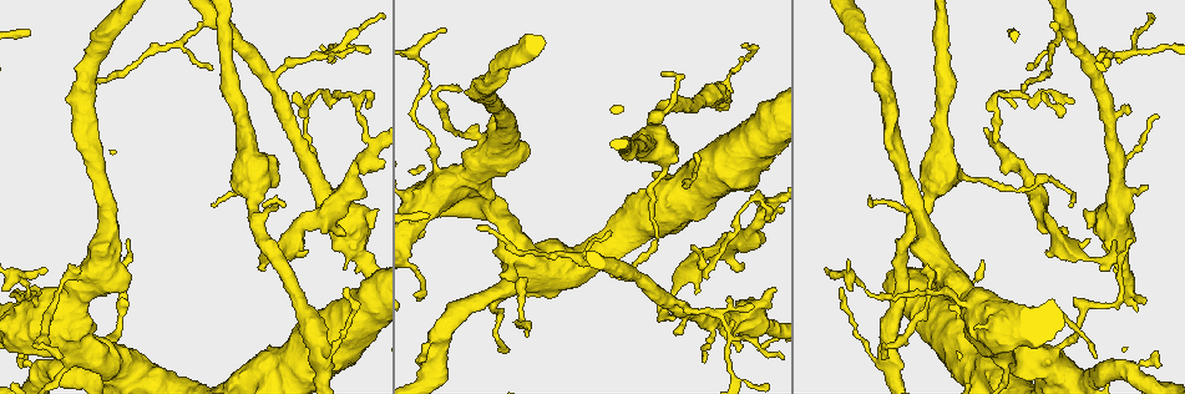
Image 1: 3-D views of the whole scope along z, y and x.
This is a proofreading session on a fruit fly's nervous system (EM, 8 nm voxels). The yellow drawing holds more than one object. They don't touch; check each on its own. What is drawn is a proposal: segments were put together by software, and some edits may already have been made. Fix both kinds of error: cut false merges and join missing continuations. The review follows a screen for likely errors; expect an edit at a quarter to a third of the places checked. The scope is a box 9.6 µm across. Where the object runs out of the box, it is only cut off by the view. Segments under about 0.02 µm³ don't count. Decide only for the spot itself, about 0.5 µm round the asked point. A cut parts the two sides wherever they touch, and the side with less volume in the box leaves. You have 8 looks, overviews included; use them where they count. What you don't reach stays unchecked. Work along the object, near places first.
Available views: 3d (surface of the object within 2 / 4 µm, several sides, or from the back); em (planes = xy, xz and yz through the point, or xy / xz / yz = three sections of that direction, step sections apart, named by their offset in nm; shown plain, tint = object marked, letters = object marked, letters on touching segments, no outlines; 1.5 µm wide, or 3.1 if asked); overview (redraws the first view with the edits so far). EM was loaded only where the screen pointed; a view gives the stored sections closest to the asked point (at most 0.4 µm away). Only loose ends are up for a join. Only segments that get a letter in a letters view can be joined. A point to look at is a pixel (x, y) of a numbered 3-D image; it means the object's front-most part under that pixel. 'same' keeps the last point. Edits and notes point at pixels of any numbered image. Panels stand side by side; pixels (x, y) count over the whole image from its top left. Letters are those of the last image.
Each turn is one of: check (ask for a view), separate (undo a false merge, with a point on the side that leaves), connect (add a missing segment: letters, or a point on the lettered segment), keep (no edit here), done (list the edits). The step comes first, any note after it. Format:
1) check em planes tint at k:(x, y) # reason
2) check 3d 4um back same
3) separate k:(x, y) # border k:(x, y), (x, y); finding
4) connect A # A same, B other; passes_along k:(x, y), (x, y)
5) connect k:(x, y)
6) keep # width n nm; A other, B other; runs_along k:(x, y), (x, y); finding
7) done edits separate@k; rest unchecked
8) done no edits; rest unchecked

check em yz step 4 tint at 1:(609, 275) # long arm stops here

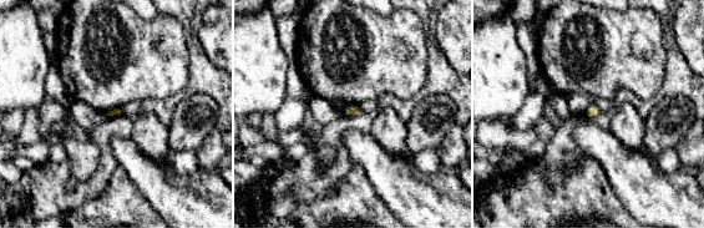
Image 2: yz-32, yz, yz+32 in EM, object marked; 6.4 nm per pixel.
check em planes letters same # another direction

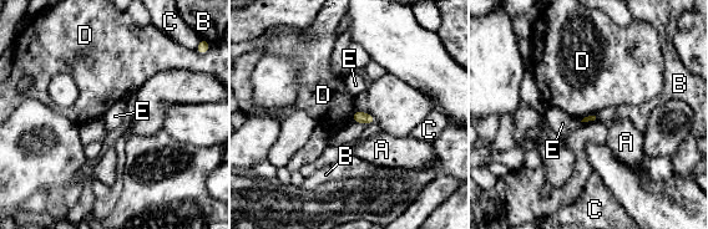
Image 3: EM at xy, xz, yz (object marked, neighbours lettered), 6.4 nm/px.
keep # longest_contact D 100 nm; A other, B other, C other, D other, E other; none of them fits

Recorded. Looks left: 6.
check em yz step 8 tint at 1:(1056, 352) # abrupt turn

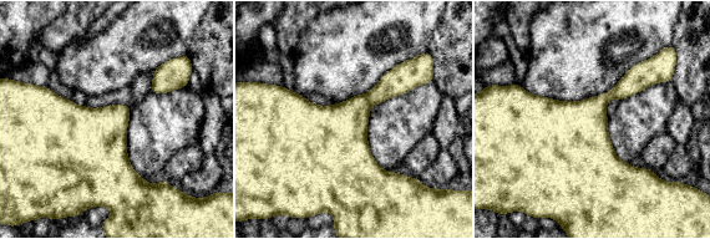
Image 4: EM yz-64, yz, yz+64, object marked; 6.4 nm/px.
check em planes tint same

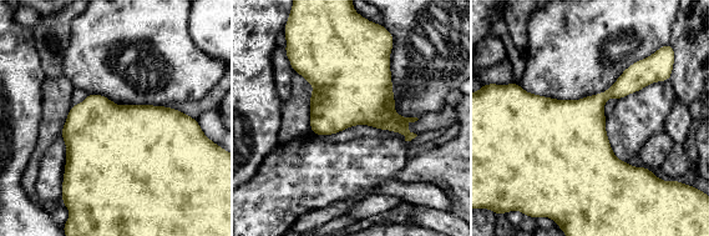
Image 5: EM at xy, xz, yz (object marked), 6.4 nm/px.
check em planes letters same # see the neighbours

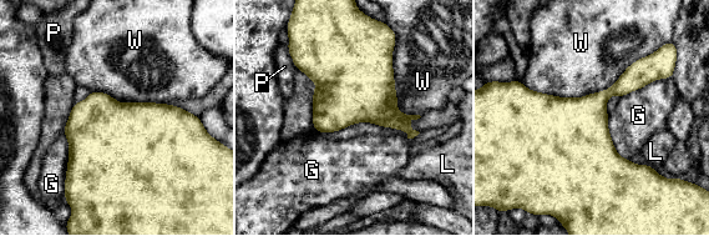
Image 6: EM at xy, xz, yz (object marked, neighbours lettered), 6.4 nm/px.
keep # G other, L other, P other, W other; border 6:(62, 132), (67, 141), (65, 186); continuous, no second neuron

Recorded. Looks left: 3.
check em planes letters at 1:(664, 157) # abrupt turn

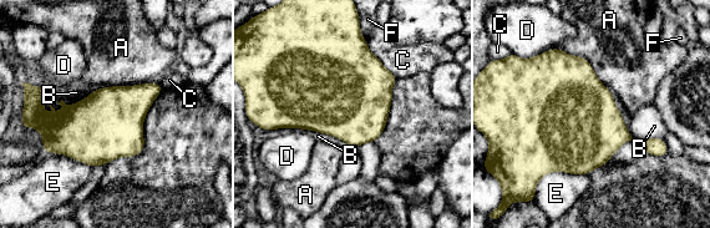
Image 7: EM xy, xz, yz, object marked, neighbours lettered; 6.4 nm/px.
keep # A other, B other, C other, D other, E other, F other; border 7:(308, 130), (335, 136), (344, 143); one neuron here

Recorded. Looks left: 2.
done no edits; rest unchecked

